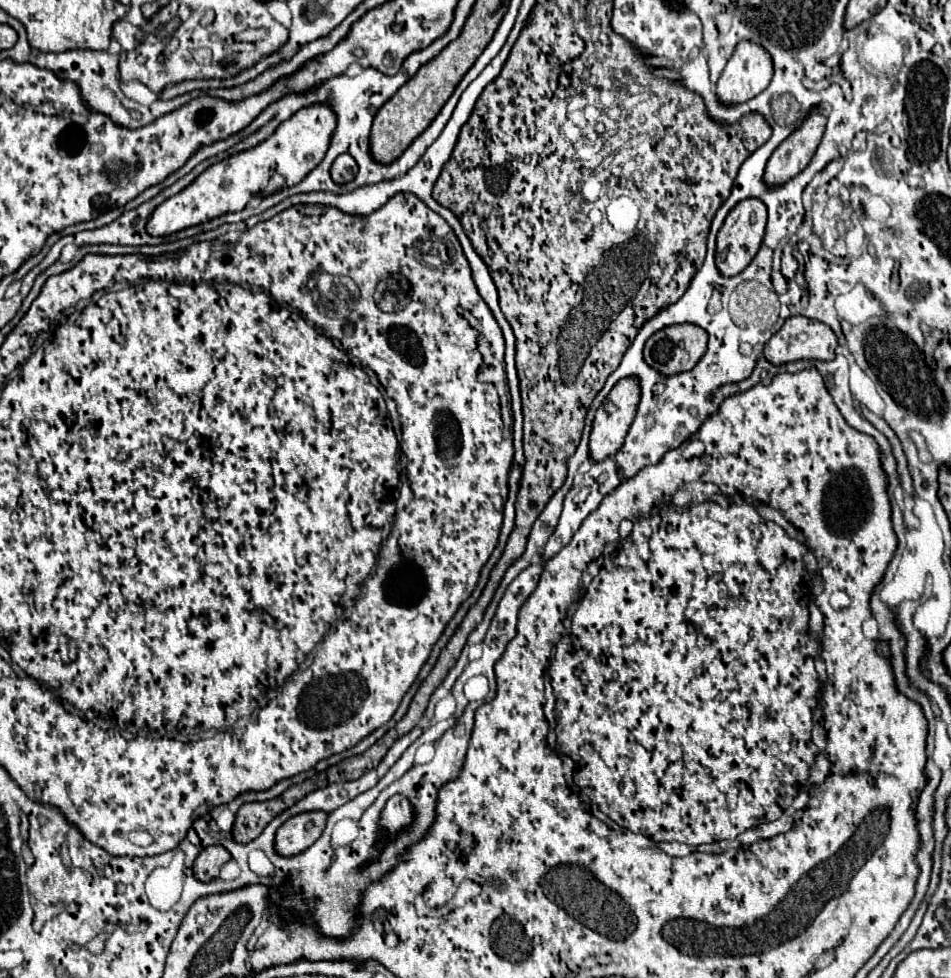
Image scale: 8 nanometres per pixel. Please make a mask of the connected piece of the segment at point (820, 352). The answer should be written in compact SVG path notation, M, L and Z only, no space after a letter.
M790 317L764 347L764 357L772 365L786 365L800 359L834 359L838 339L832 329L808 317Z

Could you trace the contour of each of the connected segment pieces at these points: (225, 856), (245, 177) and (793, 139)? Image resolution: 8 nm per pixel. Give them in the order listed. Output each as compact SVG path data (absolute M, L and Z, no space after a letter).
M212 845L206 847L194 861L194 877L198 877L198 881L212 881L218 877L222 865L230 859L230 853L220 847L220 845Z
M312 105L300 109L290 119L286 119L276 129L276 133L268 137L264 143L208 167L186 189L160 203L150 217L146 231L150 235L164 237L206 223L224 213L242 211L250 201L250 197L260 195L266 189L274 173L284 175L288 185L300 183L324 159L334 127L336 127L336 117L328 105Z
M814 109L802 123L802 127L796 129L768 159L764 171L766 185L784 185L786 181L802 173L802 169L814 157L816 147L820 145L824 125L826 117L818 109Z

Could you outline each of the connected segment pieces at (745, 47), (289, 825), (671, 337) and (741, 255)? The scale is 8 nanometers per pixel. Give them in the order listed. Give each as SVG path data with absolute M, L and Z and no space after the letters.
M750 41L738 43L716 83L718 103L738 105L756 97L768 87L772 73L772 59L760 45Z
M310 811L290 817L278 831L276 831L276 853L282 857L294 857L306 851L324 831L326 827L326 813L324 811Z
M672 325L654 333L644 345L644 361L658 373L670 377L694 369L706 353L708 335L698 325Z
M760 199L740 201L726 217L716 237L716 267L724 277L734 277L748 267L760 249L766 227L766 205Z

